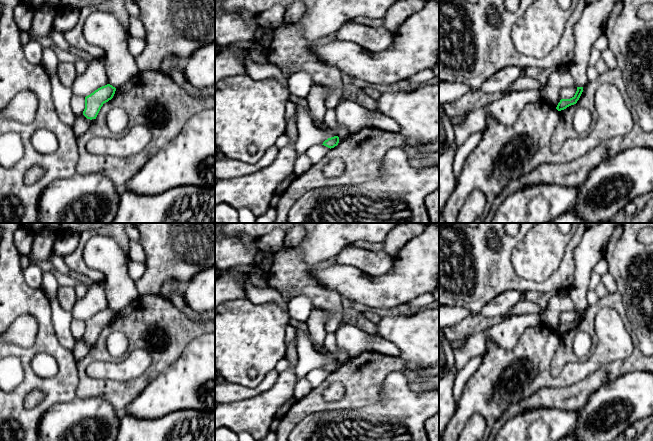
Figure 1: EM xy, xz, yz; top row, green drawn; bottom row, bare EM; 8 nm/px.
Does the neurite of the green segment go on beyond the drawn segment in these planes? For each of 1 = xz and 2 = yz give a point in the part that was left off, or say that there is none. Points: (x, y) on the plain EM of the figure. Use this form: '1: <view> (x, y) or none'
1: none
2: none

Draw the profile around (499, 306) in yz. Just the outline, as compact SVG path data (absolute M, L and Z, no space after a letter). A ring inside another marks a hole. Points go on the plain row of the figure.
M516 290L502 292L484 305L481 314L487 318L503 317L520 301L521 295Z

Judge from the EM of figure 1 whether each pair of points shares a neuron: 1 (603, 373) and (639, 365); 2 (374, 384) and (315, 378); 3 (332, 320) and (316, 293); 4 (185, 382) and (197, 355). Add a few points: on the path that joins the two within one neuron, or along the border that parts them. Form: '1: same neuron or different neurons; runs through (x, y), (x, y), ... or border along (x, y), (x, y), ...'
1: same neuron; runs through (612, 371), (630, 365)
2: different neurons; border along (330, 373), (317, 386), (312, 388)
3: same neuron; runs through (332, 313), (332, 309), (323, 300)
4: same neuron; runs through (192, 375), (197, 370), (197, 362)

